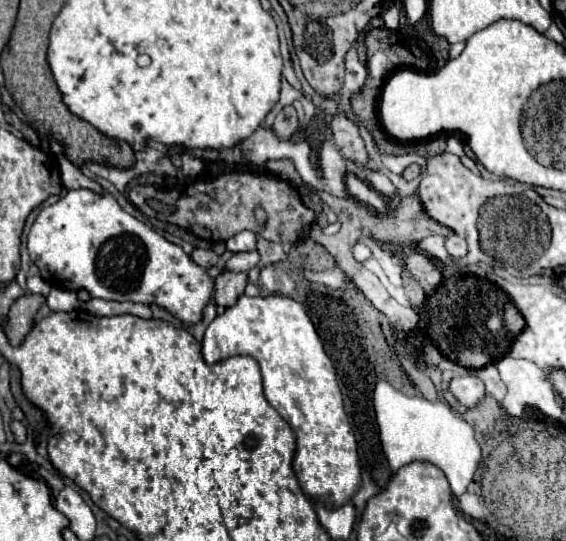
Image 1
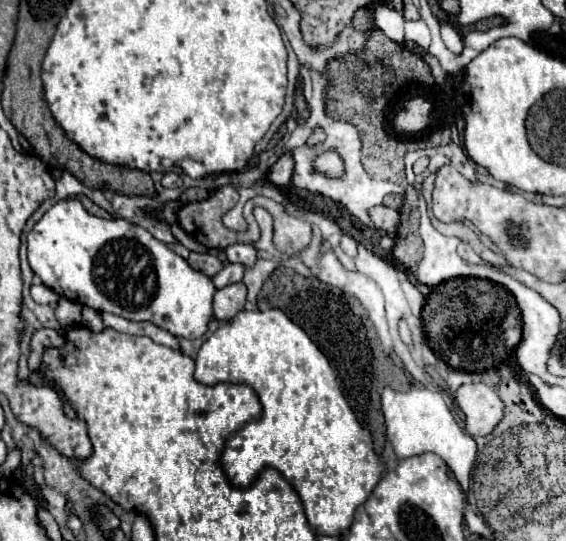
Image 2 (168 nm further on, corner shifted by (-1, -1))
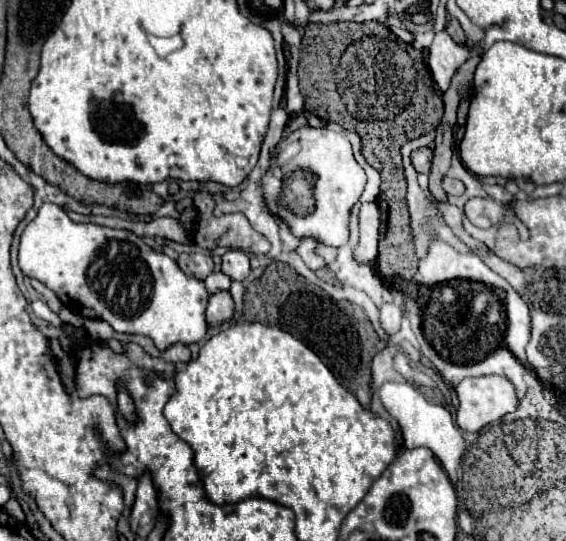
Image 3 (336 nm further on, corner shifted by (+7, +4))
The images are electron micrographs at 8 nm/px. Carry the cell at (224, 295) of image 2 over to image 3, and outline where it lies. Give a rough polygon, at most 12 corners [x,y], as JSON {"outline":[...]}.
{"outline":[[230,292],[212,294],[206,308],[210,326],[234,316]]}

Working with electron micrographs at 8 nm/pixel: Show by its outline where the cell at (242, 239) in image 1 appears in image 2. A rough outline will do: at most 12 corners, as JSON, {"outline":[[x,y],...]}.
{"outline":[[234,243],[226,247],[230,263],[250,267],[256,261],[254,245]]}

